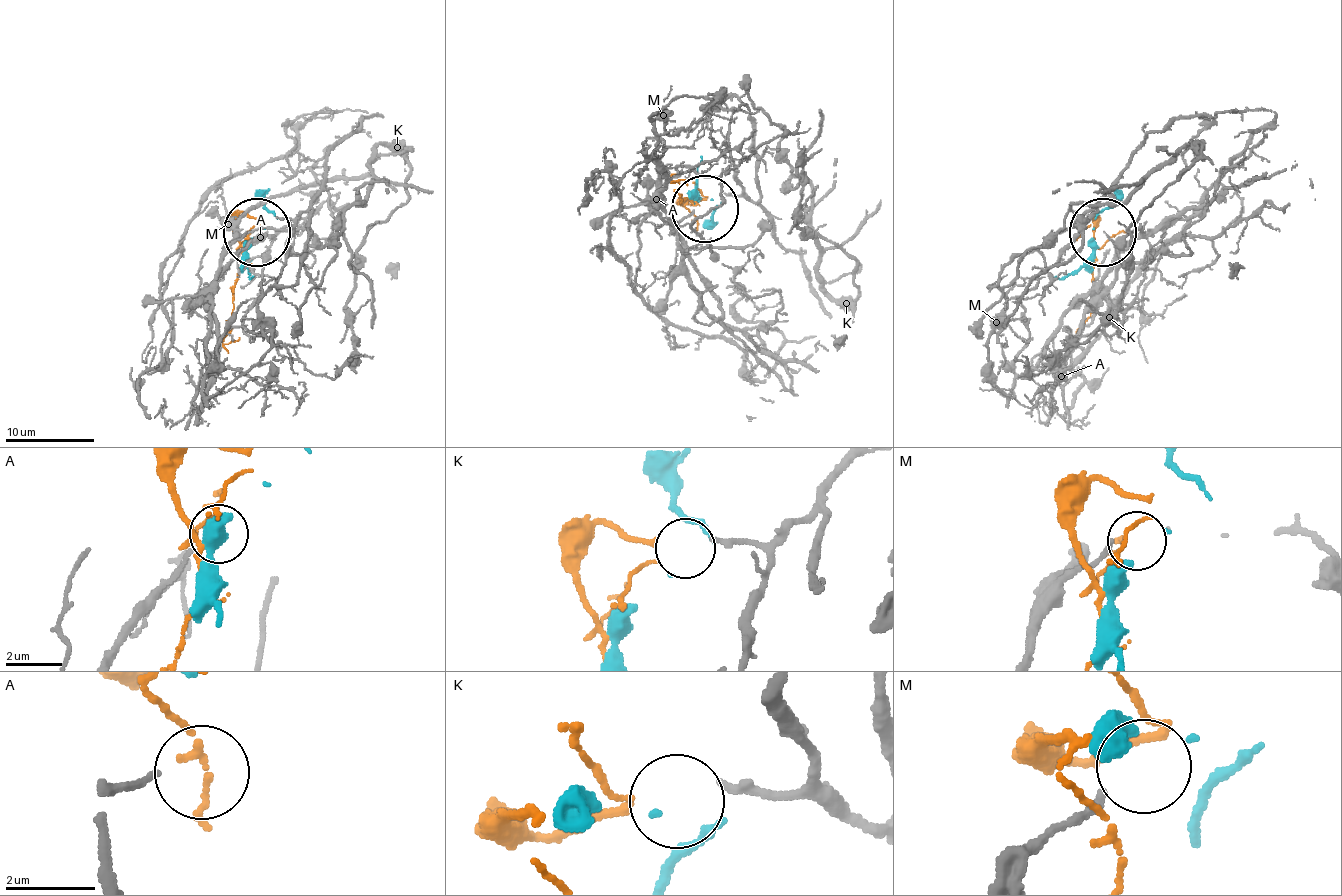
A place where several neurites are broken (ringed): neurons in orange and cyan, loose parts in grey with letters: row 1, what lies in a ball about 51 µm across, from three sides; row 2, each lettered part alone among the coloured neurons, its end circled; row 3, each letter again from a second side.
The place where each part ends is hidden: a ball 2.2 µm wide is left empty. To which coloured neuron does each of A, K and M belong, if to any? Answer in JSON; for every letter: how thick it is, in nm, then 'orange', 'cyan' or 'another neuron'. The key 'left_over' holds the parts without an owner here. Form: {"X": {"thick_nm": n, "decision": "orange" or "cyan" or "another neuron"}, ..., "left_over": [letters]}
{"A": {"thick_nm": 110, "decision": "another neuron"}, "K": {"thick_nm": 200, "decision": "orange"}, "M": {"thick_nm": 140, "decision": "cyan"}, "left_over": ["A"]}

